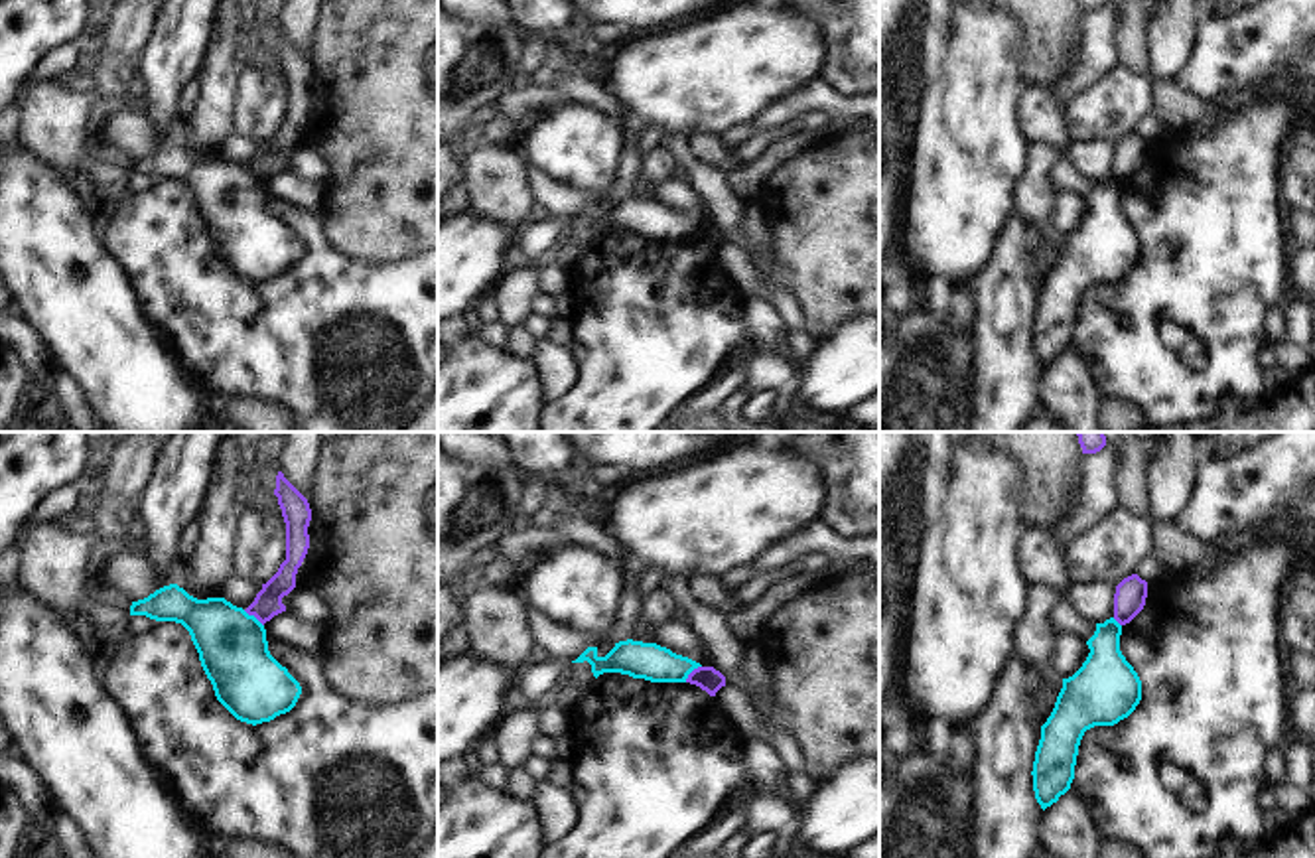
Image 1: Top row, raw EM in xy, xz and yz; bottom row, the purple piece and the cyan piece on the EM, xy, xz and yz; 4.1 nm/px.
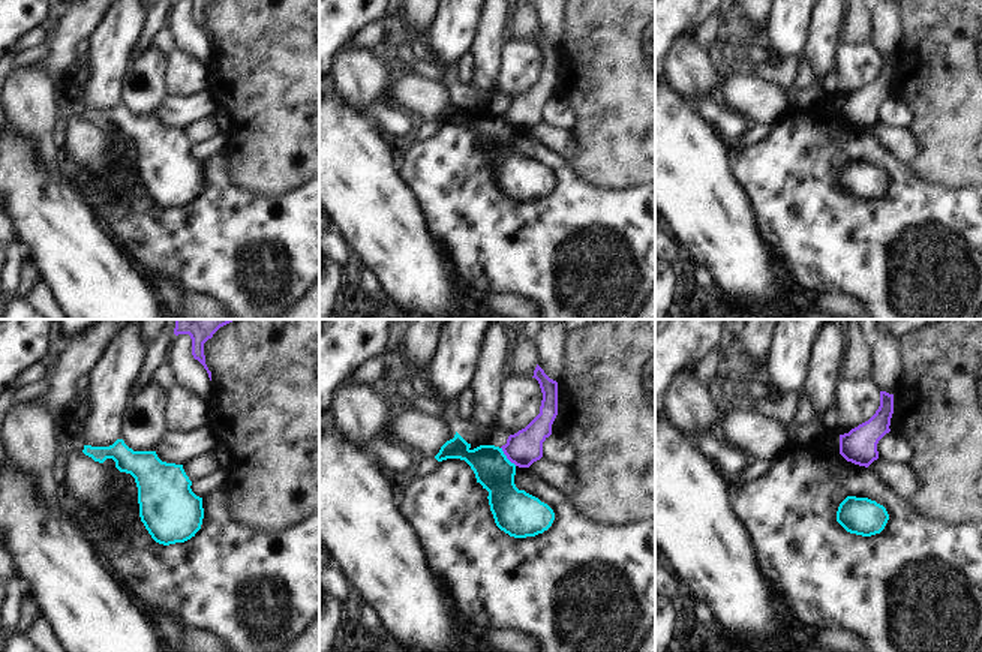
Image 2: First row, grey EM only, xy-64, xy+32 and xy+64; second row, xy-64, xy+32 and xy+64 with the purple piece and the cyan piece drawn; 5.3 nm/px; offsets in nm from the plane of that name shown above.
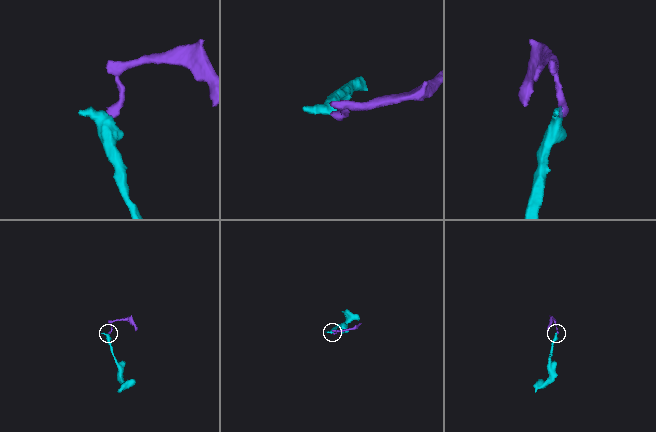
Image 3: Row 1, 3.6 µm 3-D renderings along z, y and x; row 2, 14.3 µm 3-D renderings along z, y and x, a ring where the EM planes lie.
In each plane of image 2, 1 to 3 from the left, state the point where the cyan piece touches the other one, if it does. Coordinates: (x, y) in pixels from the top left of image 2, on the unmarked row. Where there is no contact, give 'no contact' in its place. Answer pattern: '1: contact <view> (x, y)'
1: no contact
2: contact xy+32 (507, 122)
3: no contact

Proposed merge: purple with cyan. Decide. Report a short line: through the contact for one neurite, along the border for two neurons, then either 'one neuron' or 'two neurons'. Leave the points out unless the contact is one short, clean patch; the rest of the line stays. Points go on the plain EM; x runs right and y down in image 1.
line xy (243, 168), (263, 184); two neurons

